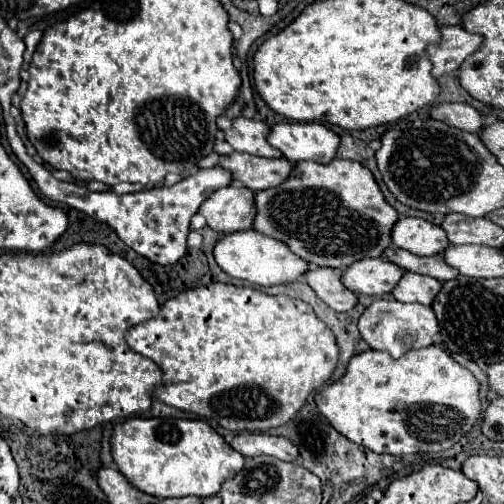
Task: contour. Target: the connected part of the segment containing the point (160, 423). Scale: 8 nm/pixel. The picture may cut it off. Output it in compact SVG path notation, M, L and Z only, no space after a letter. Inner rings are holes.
M133 417L117 423L111 435L111 455L133 487L155 497L217 495L221 485L245 465L245 457L223 441L211 425L191 419Z

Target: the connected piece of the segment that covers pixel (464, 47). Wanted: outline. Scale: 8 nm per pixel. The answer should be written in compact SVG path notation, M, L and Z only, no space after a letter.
M441 27L441 45L427 47L433 63L433 75L441 77L457 71L463 61L483 43L483 35L469 33L463 27Z

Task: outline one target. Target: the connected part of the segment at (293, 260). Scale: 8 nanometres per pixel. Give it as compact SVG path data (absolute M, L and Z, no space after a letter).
M247 229L247 231L235 231L225 235L217 241L213 249L217 265L235 279L245 279L259 287L271 287L271 285L285 285L293 283L299 277L303 277L309 271L309 263L295 255L283 241L273 239L269 235L263 235L259 231Z

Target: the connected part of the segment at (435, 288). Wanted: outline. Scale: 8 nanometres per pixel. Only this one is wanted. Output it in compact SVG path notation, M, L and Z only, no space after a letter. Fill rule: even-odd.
M407 273L403 275L401 283L393 289L393 297L403 303L421 303L431 305L437 293L441 291L441 281L435 277L419 275L419 273Z

